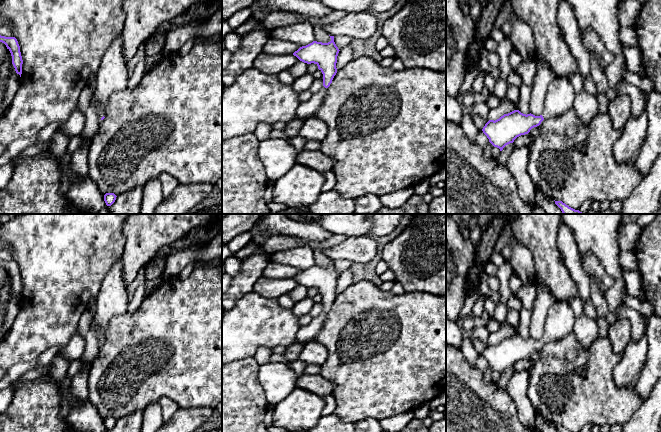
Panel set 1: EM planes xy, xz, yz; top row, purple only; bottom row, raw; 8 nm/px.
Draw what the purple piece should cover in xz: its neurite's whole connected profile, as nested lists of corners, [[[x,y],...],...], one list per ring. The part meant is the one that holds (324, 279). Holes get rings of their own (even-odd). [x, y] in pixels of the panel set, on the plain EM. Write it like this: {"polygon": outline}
{"polygon": [[[330,260],[331,265],[322,267],[313,265],[312,267],[300,271],[293,277],[300,285],[311,288],[314,287],[323,298],[323,312],[313,318],[307,326],[301,327],[297,332],[296,341],[307,343],[313,341],[323,327],[326,313],[332,307],[337,297],[336,287],[339,273],[334,266],[334,260]]]}

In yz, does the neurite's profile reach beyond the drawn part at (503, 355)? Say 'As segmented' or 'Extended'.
Extended

